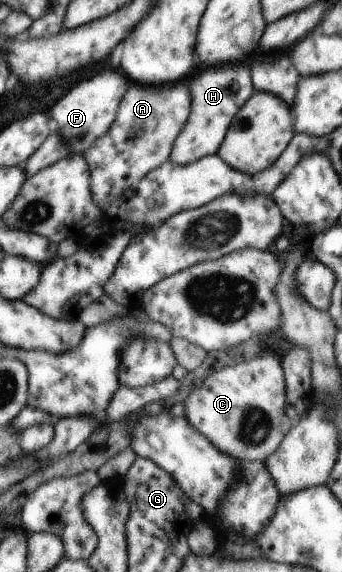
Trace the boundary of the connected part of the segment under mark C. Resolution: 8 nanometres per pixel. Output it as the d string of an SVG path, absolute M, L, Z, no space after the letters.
M258 355L250 361L211 372L182 402L183 417L218 451L236 460L264 462L292 427L284 415L284 401L284 379L278 359Z

